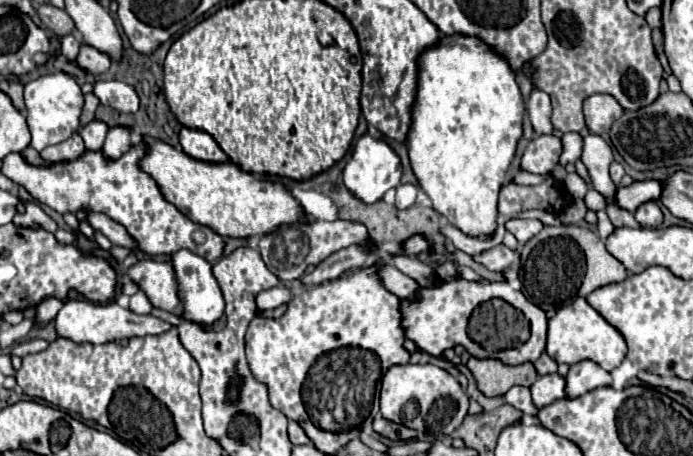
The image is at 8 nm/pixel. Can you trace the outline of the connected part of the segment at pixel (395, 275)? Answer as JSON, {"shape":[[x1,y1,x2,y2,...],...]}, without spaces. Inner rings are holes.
{"shape":[[392,264,382,266,382,282,392,294,396,294,398,298,404,298,404,300,416,300,416,290,420,290,416,280,402,274]]}

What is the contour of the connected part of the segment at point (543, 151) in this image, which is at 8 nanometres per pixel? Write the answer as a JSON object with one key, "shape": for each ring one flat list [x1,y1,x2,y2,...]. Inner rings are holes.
{"shape":[[536,136,522,156,522,168,534,174,548,174,558,164,560,154,562,140,558,136]]}

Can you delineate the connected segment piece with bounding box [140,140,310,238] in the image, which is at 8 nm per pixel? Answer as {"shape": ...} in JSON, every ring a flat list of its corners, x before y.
{"shape":[[156,140,150,144,150,154,142,158,140,166,158,182,168,202,172,202,190,220,212,228,224,238,264,236,278,230,282,224,310,222,302,204,286,186,282,186,280,182,256,180,252,174,238,170,238,166,234,166,232,162,200,162,186,156,184,152,174,150,170,144]]}

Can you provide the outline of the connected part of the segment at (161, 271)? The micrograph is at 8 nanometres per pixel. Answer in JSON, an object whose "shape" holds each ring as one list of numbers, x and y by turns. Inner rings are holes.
{"shape":[[140,260,132,268,128,268,126,274,140,284,140,290,146,292,146,296,156,308,168,310,176,316,184,316,184,304,178,294,176,272,170,262]]}

